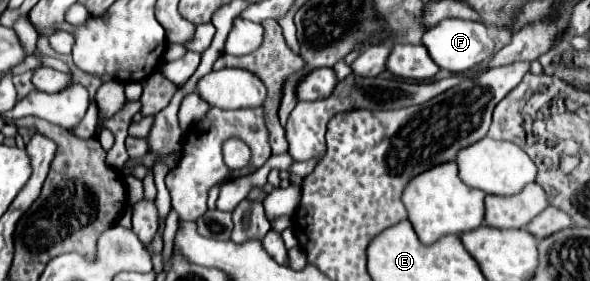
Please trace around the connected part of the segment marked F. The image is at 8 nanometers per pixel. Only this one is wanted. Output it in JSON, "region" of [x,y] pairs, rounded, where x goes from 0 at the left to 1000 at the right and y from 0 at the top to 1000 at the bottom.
{"region":[[[751,68],[747,82],[734,89],[724,117],[717,117],[714,153],[724,167],[731,210],[747,246],[758,246],[764,260],[785,260],[785,253],[819,224],[822,210],[829,210],[836,196],[836,167],[839,167],[839,153],[819,82],[788,75],[788,68]]]}

